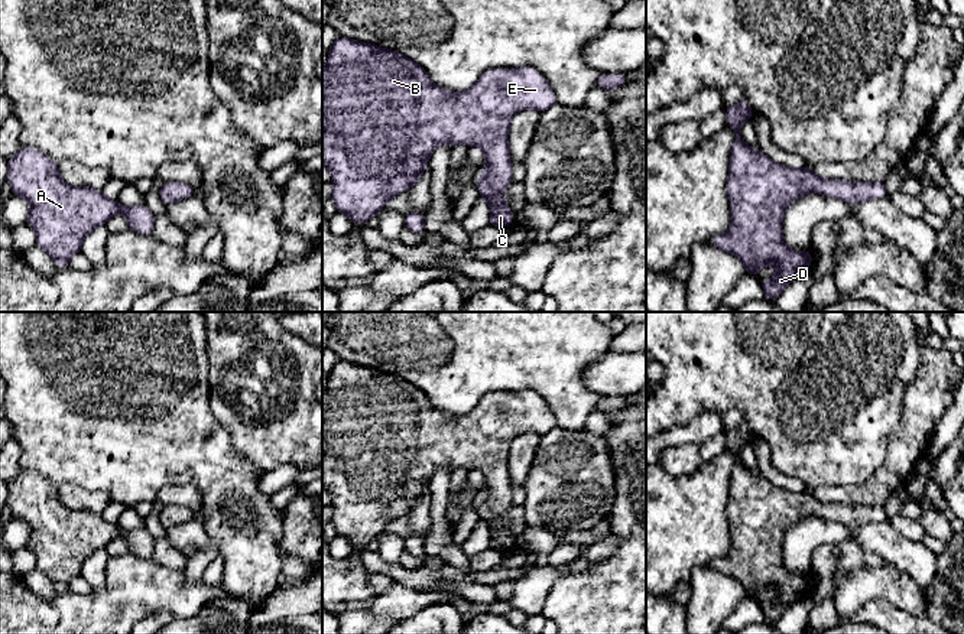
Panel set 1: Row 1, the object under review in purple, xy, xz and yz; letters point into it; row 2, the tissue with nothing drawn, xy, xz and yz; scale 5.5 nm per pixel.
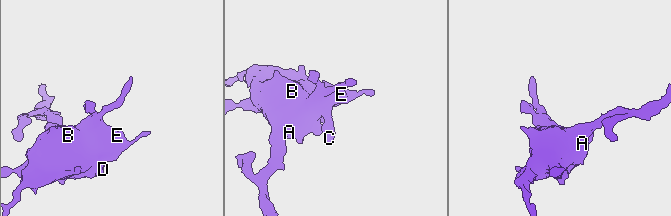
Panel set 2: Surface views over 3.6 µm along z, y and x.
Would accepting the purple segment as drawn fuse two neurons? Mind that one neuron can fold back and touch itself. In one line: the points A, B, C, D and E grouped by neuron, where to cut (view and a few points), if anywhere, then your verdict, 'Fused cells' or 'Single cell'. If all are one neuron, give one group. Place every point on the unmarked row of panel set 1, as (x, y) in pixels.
Groups: A B C D E. No split. Single cell

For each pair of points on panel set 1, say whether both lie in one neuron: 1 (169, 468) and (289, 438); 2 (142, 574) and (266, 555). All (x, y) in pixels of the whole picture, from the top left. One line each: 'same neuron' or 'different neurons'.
1: different neurons
2: different neurons

